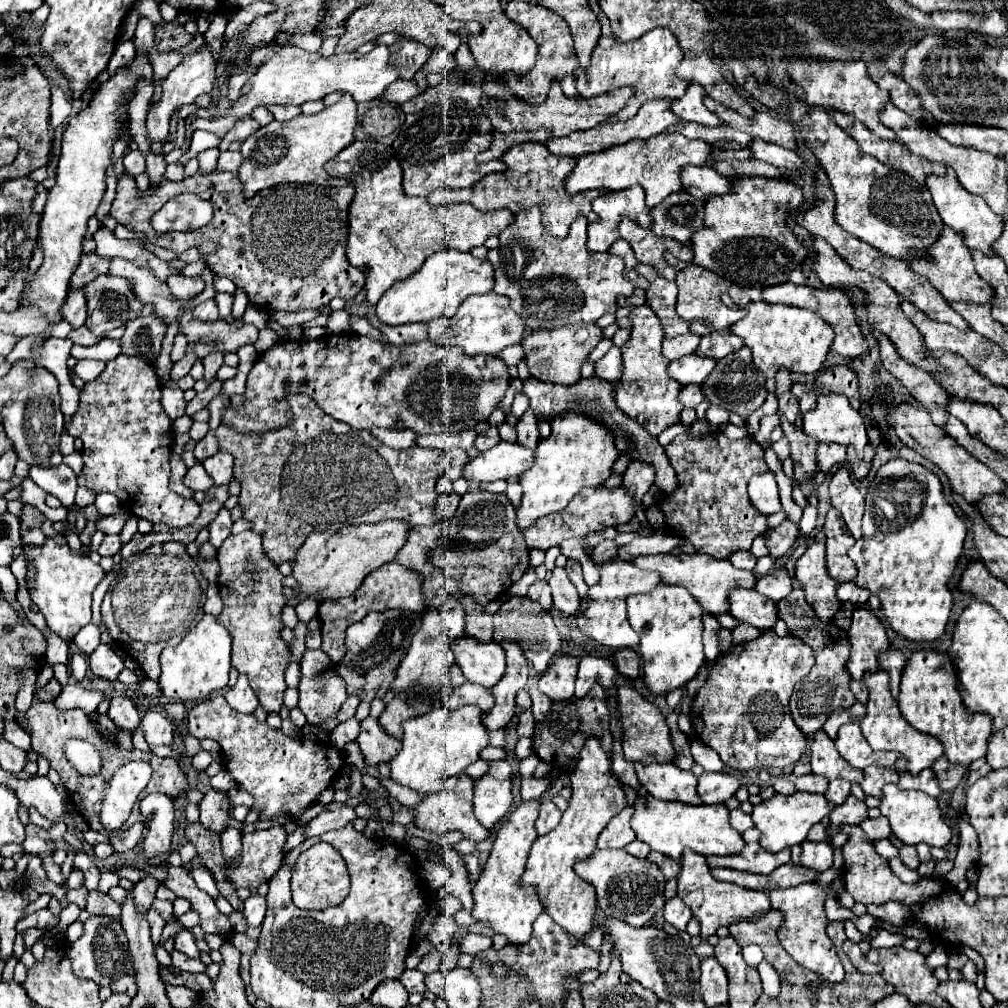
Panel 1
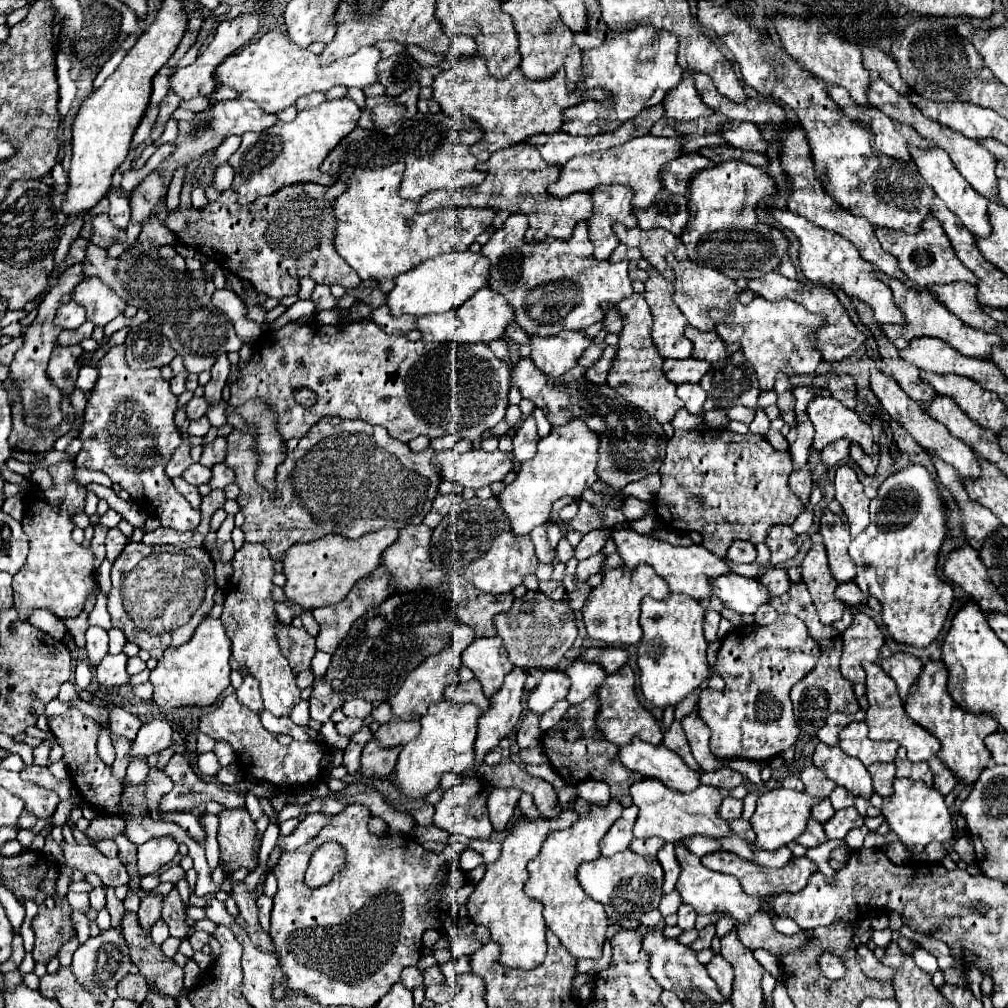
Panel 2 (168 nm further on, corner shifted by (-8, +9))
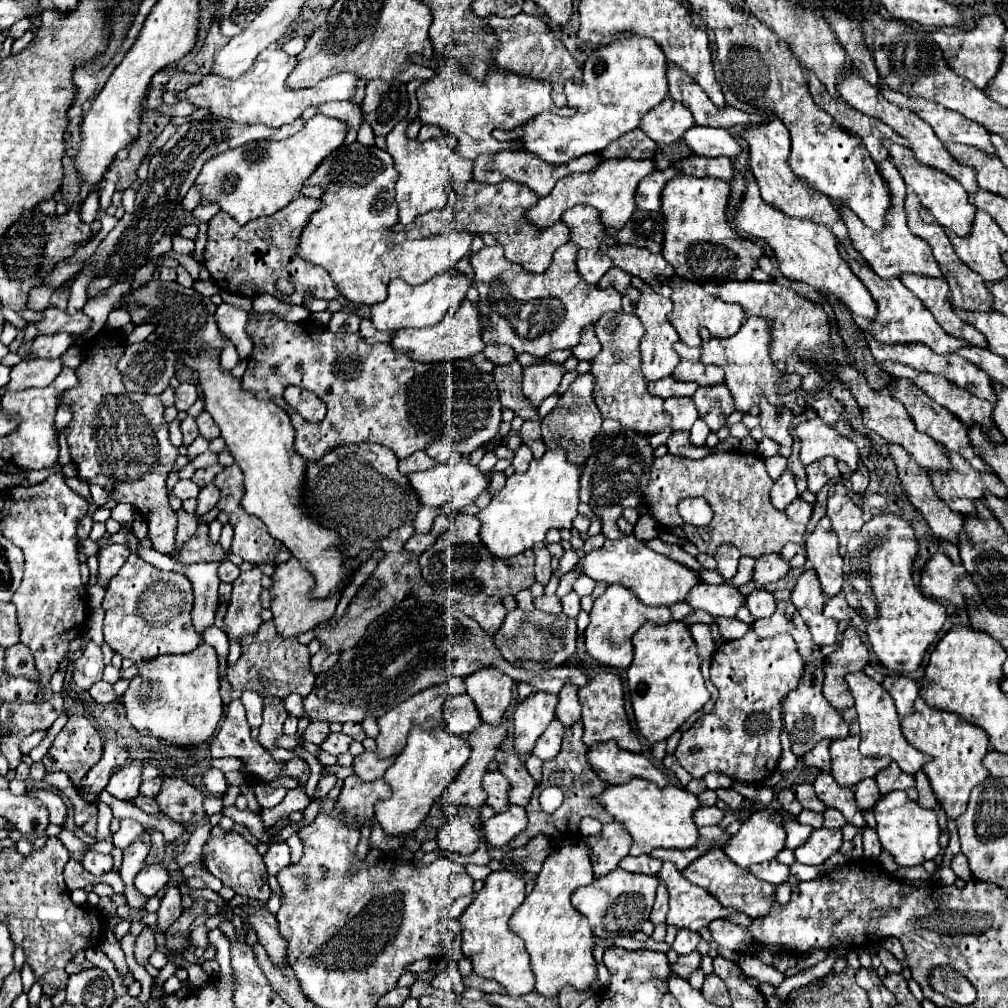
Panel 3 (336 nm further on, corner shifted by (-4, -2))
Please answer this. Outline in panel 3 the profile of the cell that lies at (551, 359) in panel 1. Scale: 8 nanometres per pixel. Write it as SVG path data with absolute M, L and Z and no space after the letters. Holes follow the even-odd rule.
M535 364L535 366L527 366L523 370L523 394L535 404L539 406L547 396L551 396L559 382L561 382L563 370L557 364Z

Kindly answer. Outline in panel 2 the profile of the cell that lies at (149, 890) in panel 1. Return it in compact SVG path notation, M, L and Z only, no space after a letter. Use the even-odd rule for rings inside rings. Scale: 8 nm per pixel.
M147 893L147 897L141 899L137 917L141 927L147 927L147 931L153 927L153 923L161 917L161 905L163 905L163 895L159 893Z

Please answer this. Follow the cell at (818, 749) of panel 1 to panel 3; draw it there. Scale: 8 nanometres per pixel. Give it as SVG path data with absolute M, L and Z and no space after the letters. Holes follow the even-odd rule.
M823 772L823 774L817 774L815 778L815 792L817 792L817 798L827 806L827 808L835 808L839 810L845 820L857 828L865 828L865 818L861 814L861 810L855 806L855 800L853 800L853 790L843 790L837 786L837 782L831 778L831 774Z

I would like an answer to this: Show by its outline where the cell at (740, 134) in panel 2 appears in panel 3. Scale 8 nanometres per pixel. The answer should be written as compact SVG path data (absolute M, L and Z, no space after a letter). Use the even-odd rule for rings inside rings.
M693 126L691 130L687 130L681 138L687 148L691 150L691 154L697 156L707 156L707 158L715 158L715 156L735 156L741 152L737 140L723 128L707 128L707 126Z

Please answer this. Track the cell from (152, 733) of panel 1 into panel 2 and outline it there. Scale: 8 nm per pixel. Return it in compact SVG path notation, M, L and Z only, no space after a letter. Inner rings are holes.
M157 717L157 719L145 723L139 729L139 733L137 733L137 737L131 745L129 759L135 759L135 757L145 757L147 759L151 753L167 749L173 743L171 735L173 735L173 729L171 729L171 723L167 719Z

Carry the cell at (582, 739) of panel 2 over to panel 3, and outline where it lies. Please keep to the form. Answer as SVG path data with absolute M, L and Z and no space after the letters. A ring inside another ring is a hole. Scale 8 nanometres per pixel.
M577 722L575 726L569 726L565 730L565 736L563 736L563 748L561 748L561 752L553 760L547 760L543 764L543 780L539 782L539 790L543 790L547 786L559 786L563 790L563 794L565 794L563 804L553 814L545 814L541 810L539 802L537 802L539 792L533 792L531 802L525 808L527 810L527 816L529 816L529 826L527 826L527 830L523 834L519 834L519 838L515 838L509 844L511 848L521 848L531 838L535 838L539 834L547 836L553 842L555 848L561 848L565 844L575 844L581 838L581 834L579 834L579 822L581 822L581 818L591 816L591 818L597 818L601 824L611 822L611 818L607 818L607 814L603 814L603 806L595 806L595 802L591 802L591 798L595 798L595 794L599 794L599 790L605 790L607 784L601 778L597 778L597 774L589 768L589 762L587 762L587 746L583 744L581 734L583 734L583 724L581 722Z

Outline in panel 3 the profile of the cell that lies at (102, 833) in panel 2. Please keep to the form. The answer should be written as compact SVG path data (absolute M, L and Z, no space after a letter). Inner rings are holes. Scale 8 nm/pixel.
M61 830L61 834L59 834L59 840L63 842L63 846L69 850L69 852L73 852L73 854L83 854L85 850L87 850L87 846L71 832L71 830Z

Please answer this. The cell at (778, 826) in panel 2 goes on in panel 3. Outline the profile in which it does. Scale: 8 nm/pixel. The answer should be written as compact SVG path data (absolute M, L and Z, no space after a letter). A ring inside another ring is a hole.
M763 808L751 814L735 836L723 846L731 862L747 870L751 864L773 860L785 848L783 818L773 808Z

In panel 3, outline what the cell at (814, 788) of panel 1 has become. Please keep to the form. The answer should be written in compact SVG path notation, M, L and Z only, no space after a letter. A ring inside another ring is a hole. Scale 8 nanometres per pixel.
M799 784L799 786L793 786L793 794L795 798L801 802L801 806L805 810L813 810L813 812L825 812L825 806L819 802L815 790L811 784Z

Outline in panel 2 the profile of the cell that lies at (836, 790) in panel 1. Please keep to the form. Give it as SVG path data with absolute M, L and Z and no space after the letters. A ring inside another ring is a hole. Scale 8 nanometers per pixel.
M837 785L837 787L833 789L833 793L829 795L829 801L833 803L833 809L851 807L851 805L853 805L853 799L855 799L855 795L853 795L849 789L841 787L841 785Z

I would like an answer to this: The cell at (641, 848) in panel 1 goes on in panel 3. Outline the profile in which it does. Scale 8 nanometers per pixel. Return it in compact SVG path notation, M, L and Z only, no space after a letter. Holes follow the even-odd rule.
M641 854L641 856L625 856L619 862L619 868L627 870L627 872L641 872L641 874L651 874L655 876L661 868L661 860L651 858L649 854Z

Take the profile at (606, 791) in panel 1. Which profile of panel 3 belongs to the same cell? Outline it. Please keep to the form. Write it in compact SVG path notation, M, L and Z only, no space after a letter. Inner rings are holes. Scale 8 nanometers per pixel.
M585 842L563 846L547 856L533 892L519 910L511 916L511 932L525 940L525 948L531 954L531 968L535 972L535 990L547 998L555 998L563 986L573 986L583 992L591 988L597 978L597 962L593 958L593 934L587 920L571 906L571 894L579 886L593 882L593 870Z

